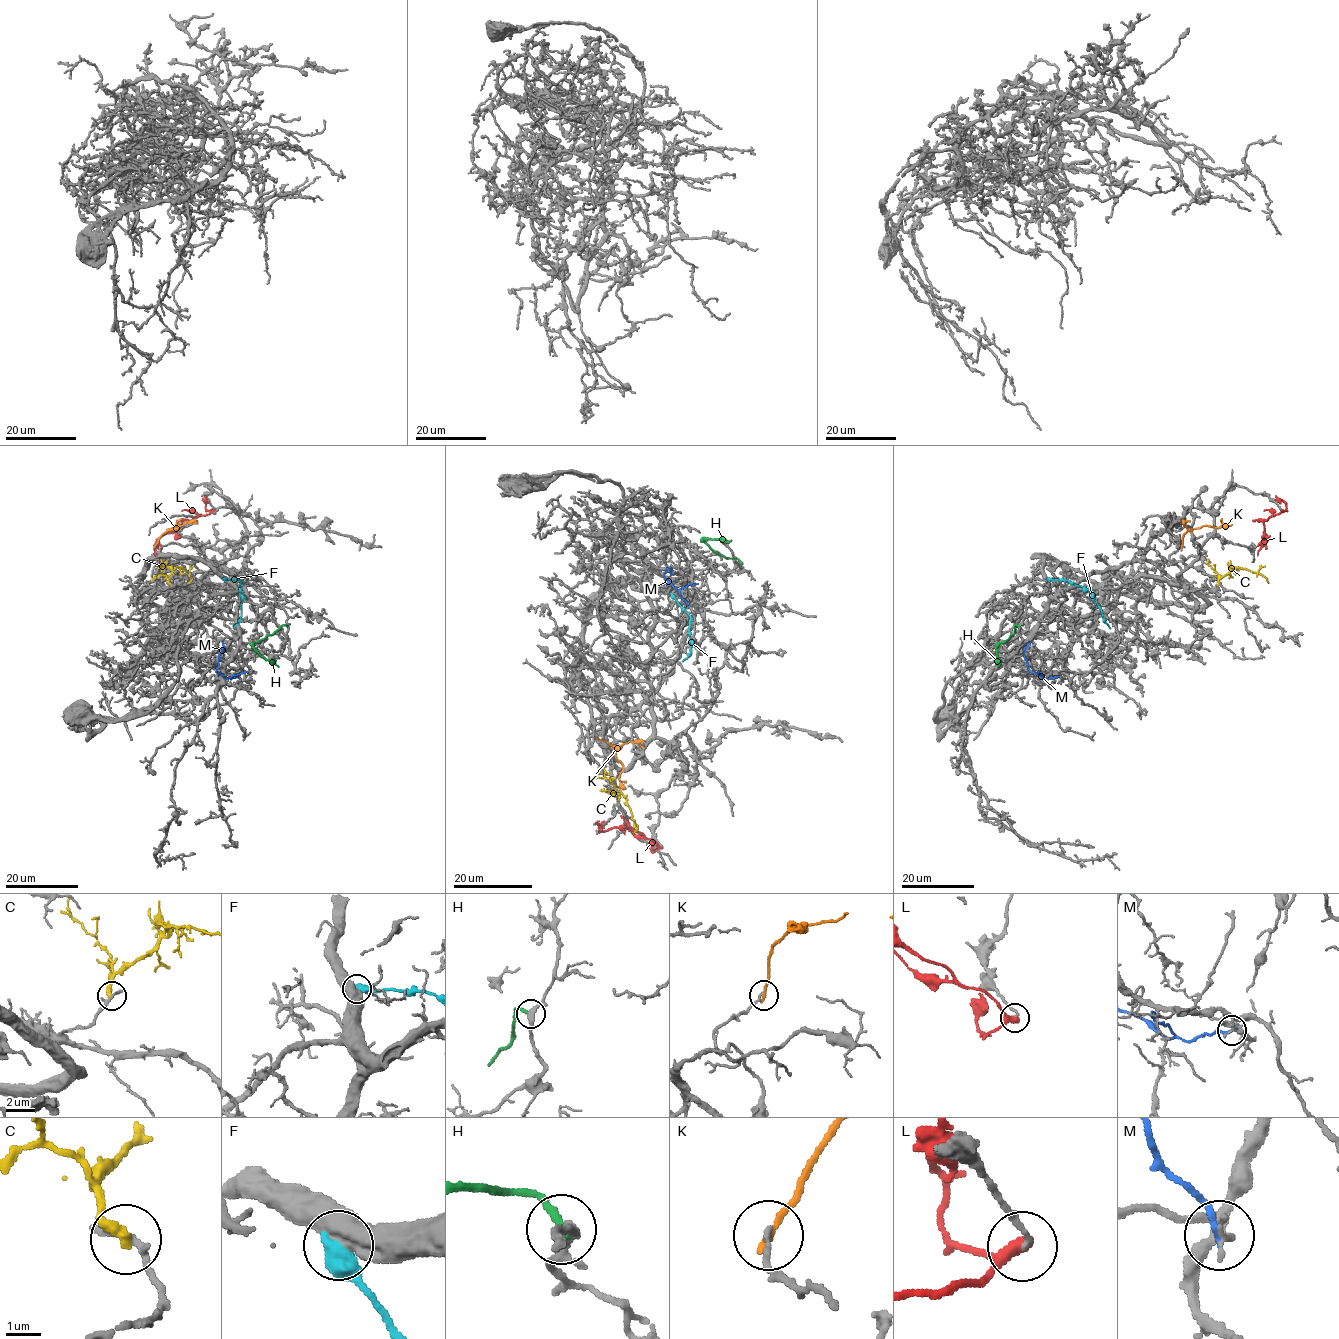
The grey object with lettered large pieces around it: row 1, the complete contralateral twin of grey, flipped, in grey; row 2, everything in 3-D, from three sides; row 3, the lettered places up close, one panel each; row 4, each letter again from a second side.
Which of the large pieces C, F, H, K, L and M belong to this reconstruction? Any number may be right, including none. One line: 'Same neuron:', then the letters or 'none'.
Same neuron: none

